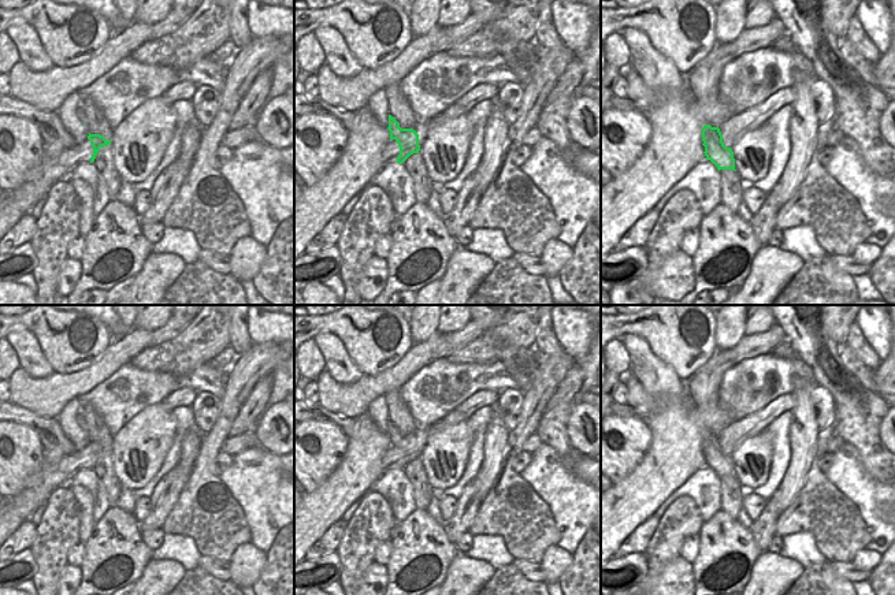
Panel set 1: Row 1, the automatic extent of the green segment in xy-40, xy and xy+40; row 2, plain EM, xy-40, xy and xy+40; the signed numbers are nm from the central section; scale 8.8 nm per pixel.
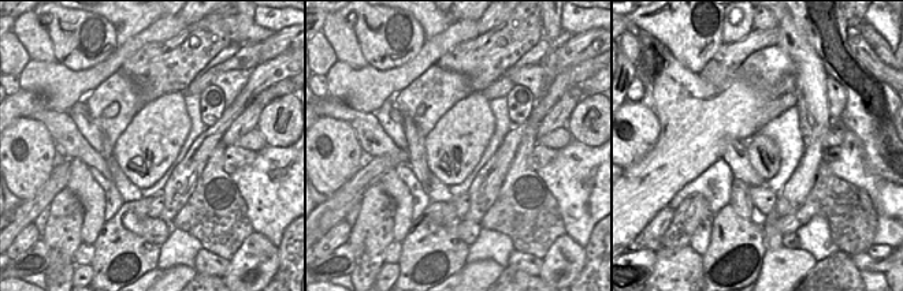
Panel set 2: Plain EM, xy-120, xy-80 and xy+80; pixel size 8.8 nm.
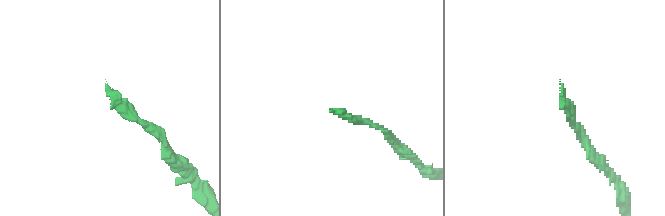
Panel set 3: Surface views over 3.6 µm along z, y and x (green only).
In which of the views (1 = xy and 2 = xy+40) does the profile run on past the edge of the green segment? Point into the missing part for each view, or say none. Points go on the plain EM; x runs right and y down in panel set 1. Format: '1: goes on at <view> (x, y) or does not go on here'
1: does not go on here
2: does not go on here

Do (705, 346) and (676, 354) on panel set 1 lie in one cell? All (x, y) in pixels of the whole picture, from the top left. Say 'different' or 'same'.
same

